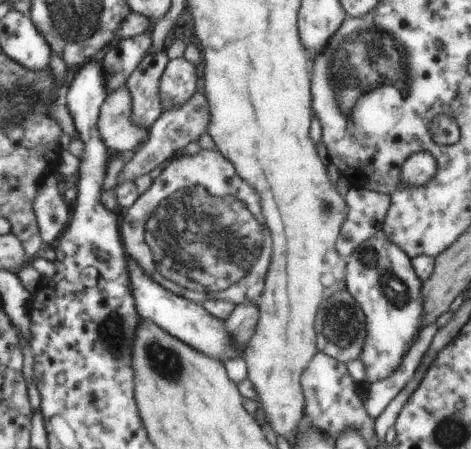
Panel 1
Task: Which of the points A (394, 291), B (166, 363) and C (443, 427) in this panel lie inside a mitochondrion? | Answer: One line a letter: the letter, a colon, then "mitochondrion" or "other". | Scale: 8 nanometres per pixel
A: mitochondrion
B: mitochondrion
C: mitochondrion

